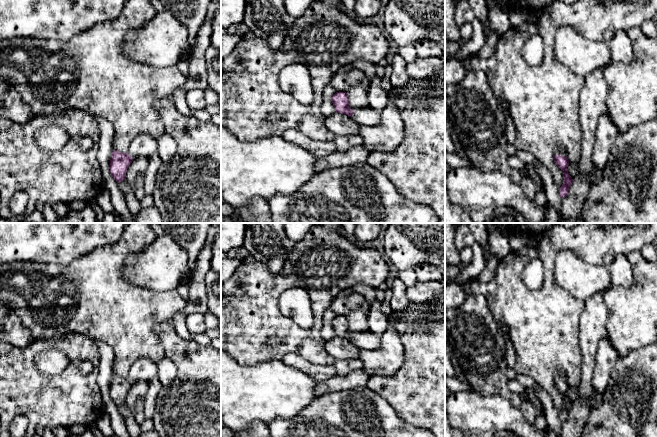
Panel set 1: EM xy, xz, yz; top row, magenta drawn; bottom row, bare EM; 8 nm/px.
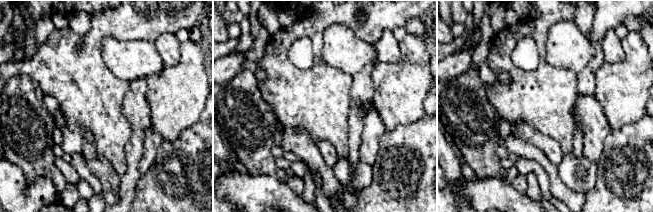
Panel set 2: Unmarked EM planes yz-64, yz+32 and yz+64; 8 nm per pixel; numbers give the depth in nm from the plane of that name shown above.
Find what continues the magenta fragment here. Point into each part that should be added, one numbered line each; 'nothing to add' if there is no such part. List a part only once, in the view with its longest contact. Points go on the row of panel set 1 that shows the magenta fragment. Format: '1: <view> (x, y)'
1: yz (559, 150)

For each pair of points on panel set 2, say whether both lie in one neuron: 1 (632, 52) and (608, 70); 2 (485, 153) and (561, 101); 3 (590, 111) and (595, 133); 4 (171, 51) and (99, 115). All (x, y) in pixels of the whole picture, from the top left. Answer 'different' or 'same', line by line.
1: same
2: different
3: same
4: different

